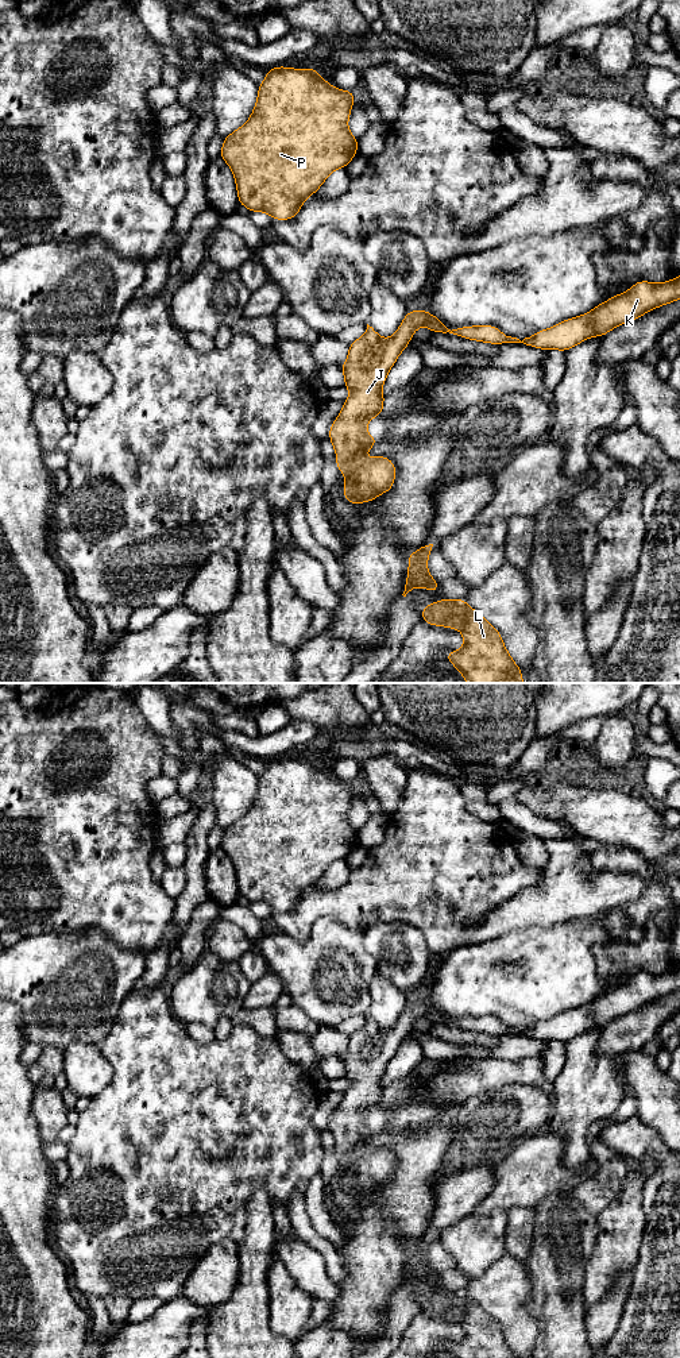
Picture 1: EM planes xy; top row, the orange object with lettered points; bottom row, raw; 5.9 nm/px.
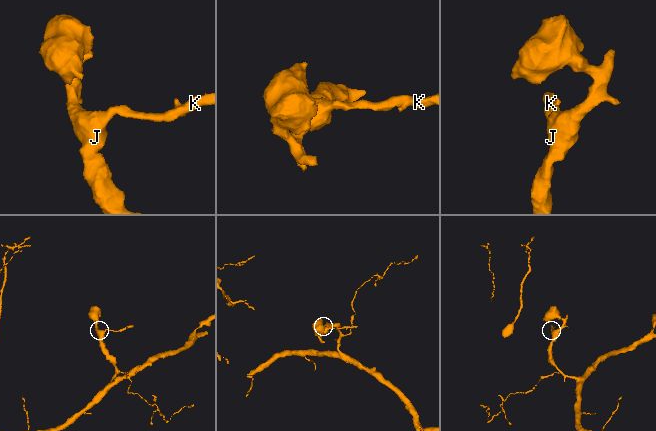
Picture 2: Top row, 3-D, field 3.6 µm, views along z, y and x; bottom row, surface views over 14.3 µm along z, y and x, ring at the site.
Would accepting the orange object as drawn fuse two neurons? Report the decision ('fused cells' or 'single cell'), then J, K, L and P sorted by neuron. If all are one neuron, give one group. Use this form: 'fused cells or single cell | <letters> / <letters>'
single cell | J K L P

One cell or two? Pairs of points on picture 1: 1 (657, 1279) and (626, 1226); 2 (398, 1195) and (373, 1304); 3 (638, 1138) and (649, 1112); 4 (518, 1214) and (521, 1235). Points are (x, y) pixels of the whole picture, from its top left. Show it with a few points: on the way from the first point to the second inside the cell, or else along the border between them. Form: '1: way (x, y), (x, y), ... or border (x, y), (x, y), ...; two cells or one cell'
1: border (646, 1218), (638, 1261), (632, 1270); two cells
2: way (386, 1222), (375, 1243), (375, 1270), (373, 1277); one cell
3: border (637, 1114), (659, 1133), (665, 1144); two cells
4: way (520, 1219), (520, 1230); one cell

